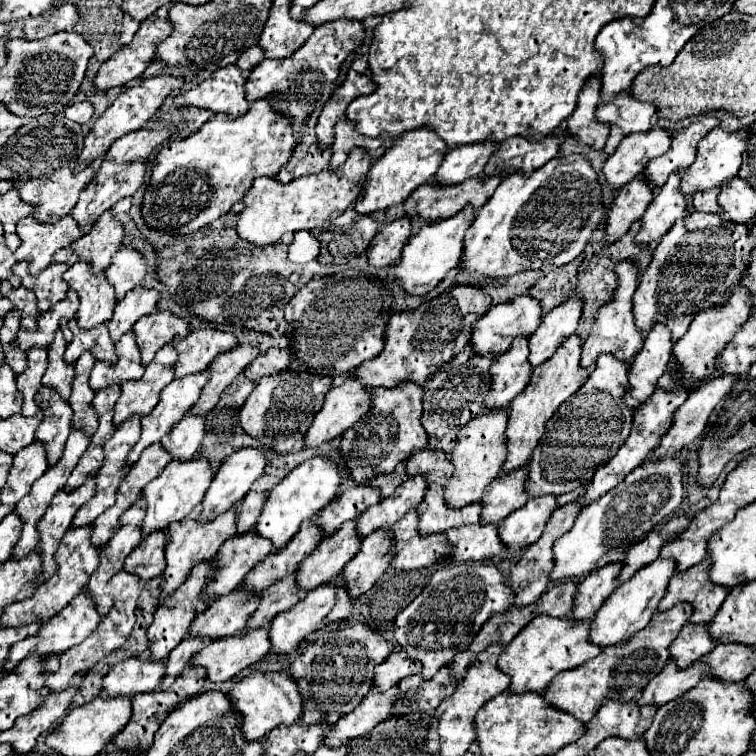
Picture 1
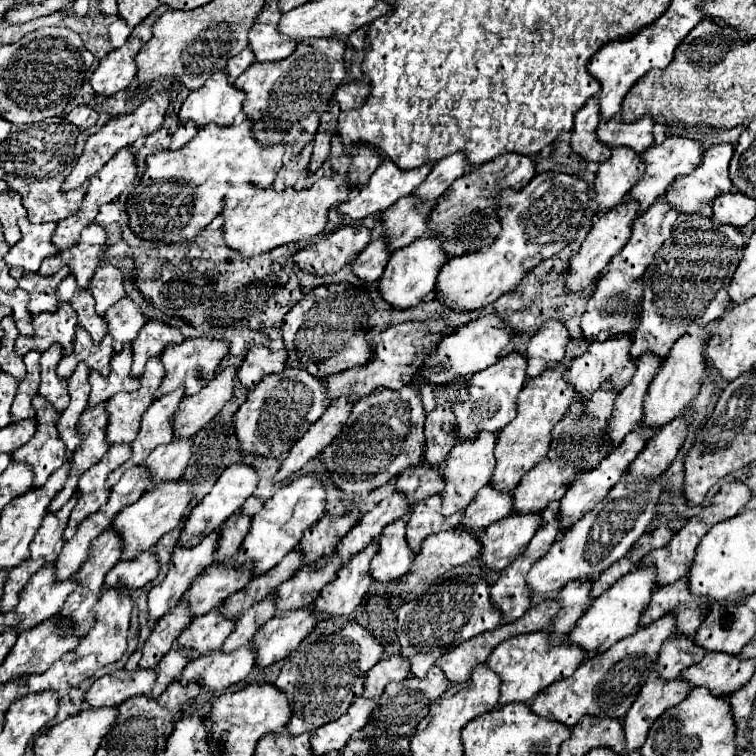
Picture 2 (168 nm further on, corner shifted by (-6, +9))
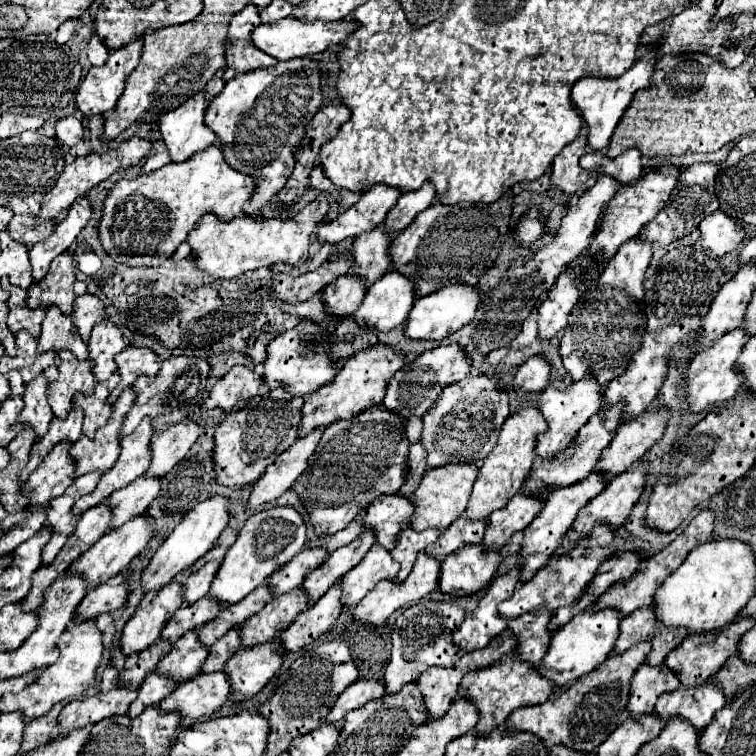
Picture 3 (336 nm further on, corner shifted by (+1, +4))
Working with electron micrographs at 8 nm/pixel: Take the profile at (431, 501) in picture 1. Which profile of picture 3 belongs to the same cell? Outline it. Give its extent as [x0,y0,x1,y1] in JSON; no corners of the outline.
[390,529,440,583]

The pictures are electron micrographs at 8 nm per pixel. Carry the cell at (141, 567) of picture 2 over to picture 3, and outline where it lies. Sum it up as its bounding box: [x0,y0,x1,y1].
[74,583,126,621]

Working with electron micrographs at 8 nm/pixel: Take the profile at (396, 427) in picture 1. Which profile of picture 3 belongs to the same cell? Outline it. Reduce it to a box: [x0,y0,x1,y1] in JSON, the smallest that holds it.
[292,405,408,535]

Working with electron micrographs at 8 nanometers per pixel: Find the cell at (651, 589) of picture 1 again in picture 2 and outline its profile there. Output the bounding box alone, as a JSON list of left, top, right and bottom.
[567,566,657,656]

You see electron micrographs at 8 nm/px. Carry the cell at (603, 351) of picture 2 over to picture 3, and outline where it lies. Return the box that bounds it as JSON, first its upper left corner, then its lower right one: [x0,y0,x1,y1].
[536,375,602,459]

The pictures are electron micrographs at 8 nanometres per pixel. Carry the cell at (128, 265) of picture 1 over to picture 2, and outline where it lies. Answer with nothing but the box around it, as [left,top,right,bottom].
[89,262,125,314]

